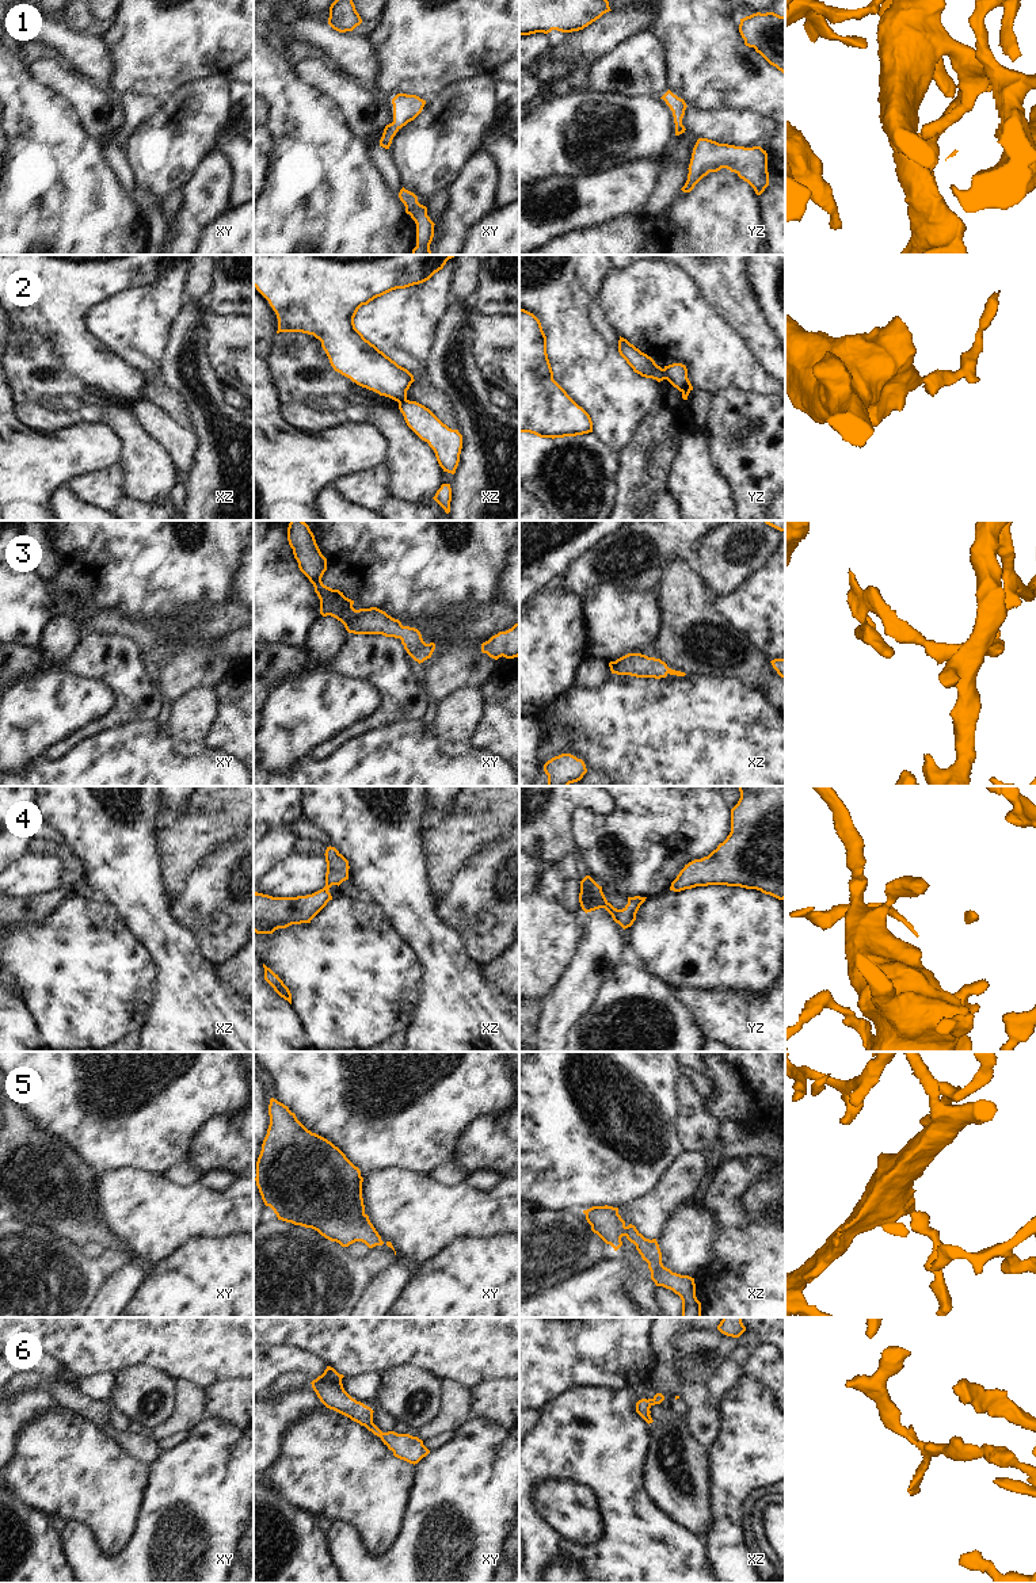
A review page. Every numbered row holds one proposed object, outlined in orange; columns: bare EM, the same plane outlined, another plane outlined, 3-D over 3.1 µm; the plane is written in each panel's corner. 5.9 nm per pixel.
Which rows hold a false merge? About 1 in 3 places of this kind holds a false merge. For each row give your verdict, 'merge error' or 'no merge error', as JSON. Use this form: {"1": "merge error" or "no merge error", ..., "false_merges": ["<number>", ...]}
{"1": "no merge error", "2": "merge error", "3": "no merge error", "4": "no merge error", "5": "no merge error", "6": "no merge error", "false_merges": ["2"]}

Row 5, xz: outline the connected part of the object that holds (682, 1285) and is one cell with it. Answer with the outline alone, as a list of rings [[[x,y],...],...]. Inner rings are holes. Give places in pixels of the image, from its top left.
[[[593,1206],[583,1210],[591,1231],[597,1233],[606,1244],[610,1244],[614,1251],[621,1246],[621,1237],[625,1236],[636,1246],[643,1260],[648,1263],[651,1279],[656,1286],[663,1286],[673,1290],[682,1300],[682,1317],[701,1317],[701,1302],[696,1297],[694,1278],[673,1273],[662,1263],[662,1252],[656,1239],[645,1239],[635,1225],[625,1225],[625,1221],[618,1214],[618,1208],[613,1206]]]

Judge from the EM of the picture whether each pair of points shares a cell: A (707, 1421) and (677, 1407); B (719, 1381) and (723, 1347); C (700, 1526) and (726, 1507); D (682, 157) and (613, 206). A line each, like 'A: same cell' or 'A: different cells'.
A: different cells
B: different cells
C: different cells
D: same cell

